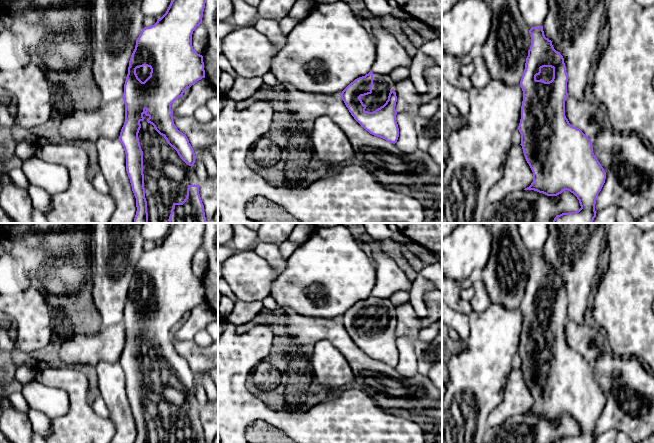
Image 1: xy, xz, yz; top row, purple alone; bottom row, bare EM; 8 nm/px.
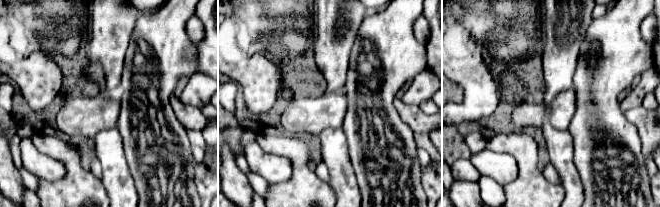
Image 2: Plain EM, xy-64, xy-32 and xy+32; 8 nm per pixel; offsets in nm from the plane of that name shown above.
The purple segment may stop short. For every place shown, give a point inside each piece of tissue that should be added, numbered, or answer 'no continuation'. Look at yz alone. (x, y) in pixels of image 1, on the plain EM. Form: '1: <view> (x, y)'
1: yz (546, 298)

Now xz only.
1: xz (380, 314)

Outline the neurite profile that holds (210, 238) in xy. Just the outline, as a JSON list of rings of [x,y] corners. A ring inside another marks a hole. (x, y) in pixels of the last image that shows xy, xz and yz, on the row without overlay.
[[[206,223],[202,248],[208,257],[203,278],[205,302],[218,316],[218,223]]]

